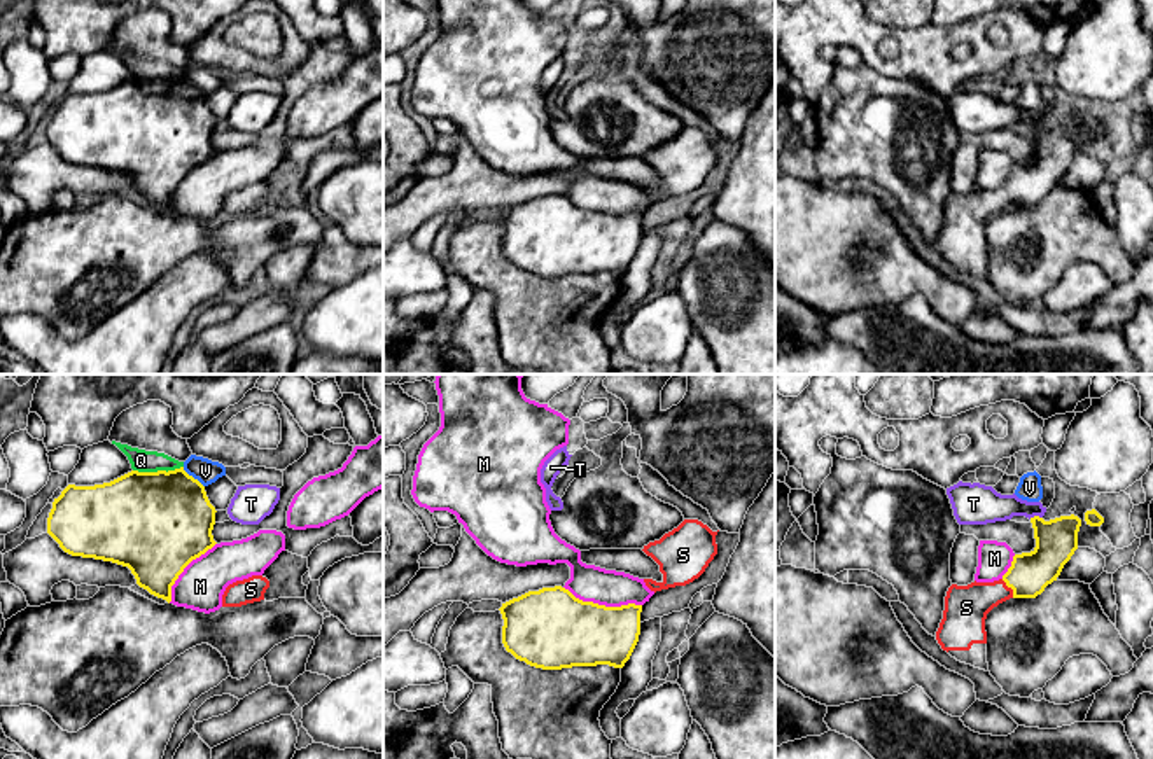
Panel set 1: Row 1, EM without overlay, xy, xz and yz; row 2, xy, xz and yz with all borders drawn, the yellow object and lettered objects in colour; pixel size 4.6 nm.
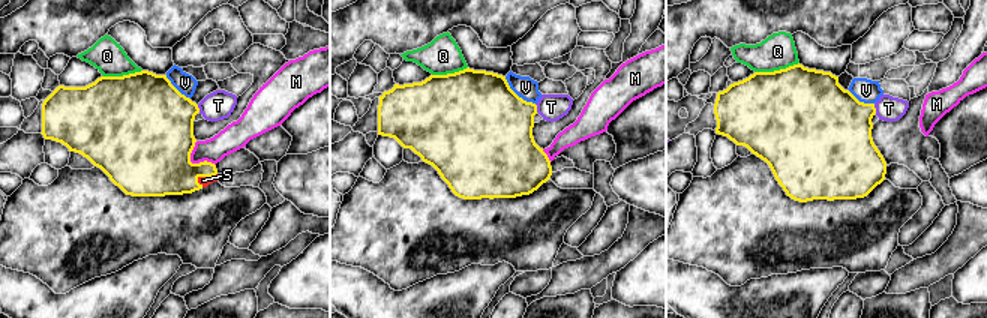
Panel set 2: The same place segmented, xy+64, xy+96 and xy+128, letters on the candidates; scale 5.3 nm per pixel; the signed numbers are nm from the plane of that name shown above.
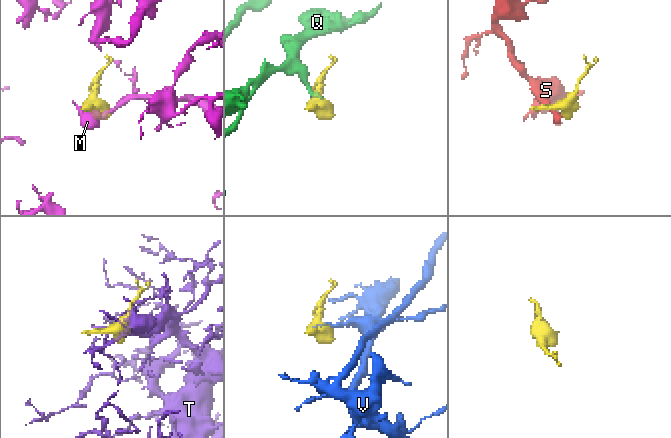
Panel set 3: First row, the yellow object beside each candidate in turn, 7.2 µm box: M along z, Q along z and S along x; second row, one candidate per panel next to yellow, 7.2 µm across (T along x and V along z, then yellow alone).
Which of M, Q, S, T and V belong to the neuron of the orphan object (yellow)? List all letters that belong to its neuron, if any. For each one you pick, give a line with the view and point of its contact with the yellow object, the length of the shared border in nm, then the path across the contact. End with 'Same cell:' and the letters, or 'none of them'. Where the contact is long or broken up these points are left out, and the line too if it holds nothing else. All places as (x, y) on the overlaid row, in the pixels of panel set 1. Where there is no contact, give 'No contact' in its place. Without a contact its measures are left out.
S: Touches yellow at yz (1010, 586). Shared border 110 nm. Path across: yz (1031, 572), (1010, 586), (980, 597), (966, 607)
Same cell: S

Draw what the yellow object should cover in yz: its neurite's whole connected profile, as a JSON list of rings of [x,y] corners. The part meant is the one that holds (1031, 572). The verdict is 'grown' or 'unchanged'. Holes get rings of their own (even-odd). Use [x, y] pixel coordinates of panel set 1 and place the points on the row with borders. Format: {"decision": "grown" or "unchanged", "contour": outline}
{"decision": "grown", "contour": [[[1074,514],[1045,521],[1031,518],[1036,547],[1015,554],[1008,572],[994,582],[952,584],[936,640],[961,663],[989,672],[987,614],[1010,598],[1036,598],[1057,581],[1064,565],[1078,549],[1081,519]]]}

